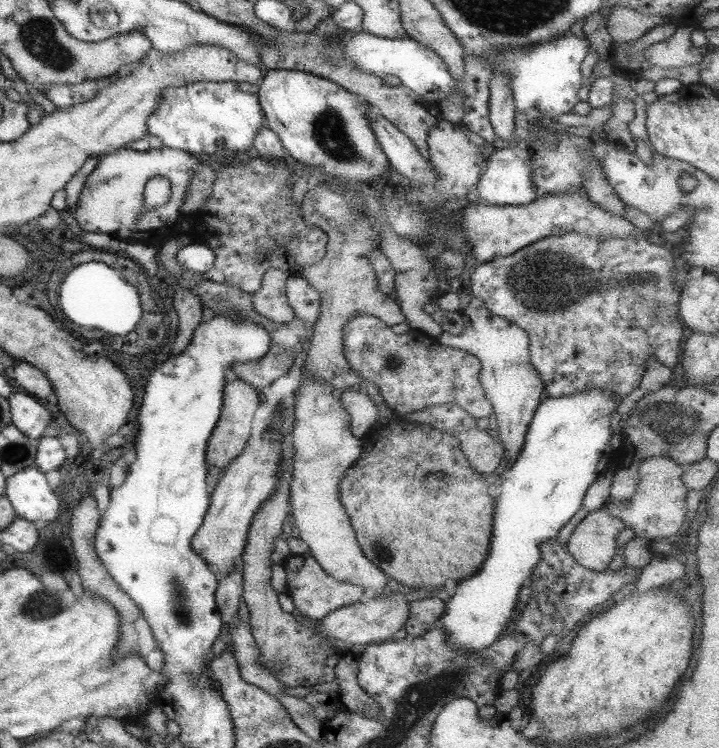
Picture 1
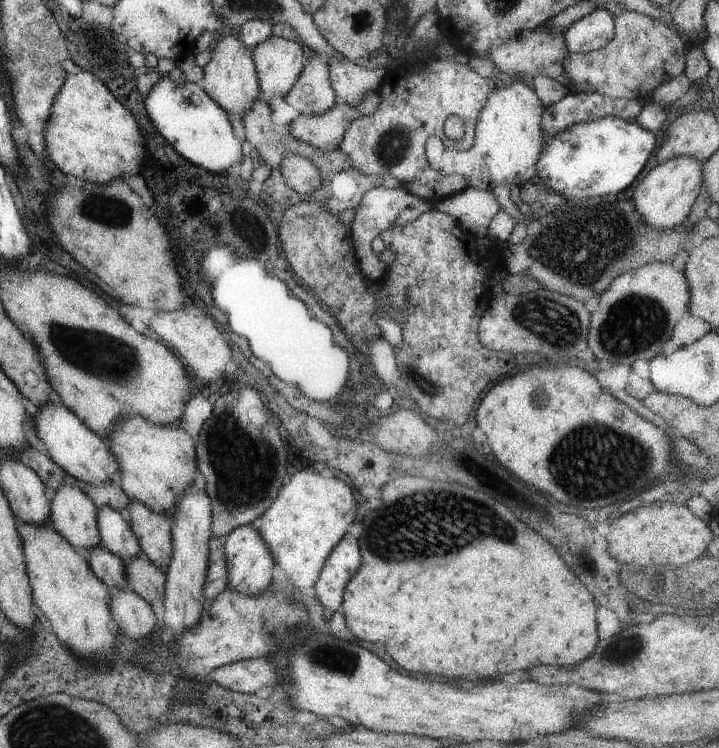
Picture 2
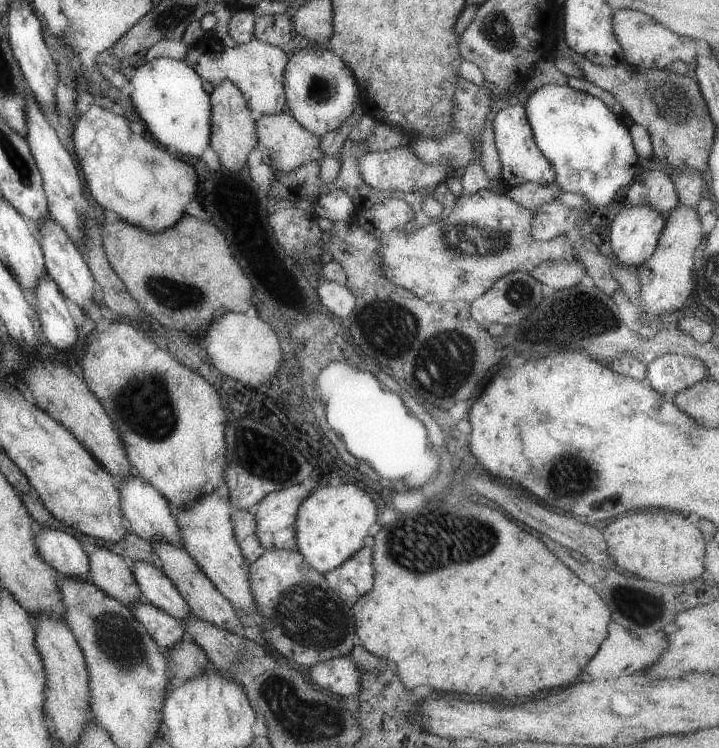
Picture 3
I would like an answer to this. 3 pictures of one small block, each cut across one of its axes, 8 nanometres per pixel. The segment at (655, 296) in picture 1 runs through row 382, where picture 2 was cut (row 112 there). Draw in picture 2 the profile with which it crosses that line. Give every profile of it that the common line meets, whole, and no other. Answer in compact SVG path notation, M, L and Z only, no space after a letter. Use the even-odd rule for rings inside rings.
M567 93L561 100L544 107L540 118L540 129L544 141L569 125L587 122L604 116L633 120L643 104L636 100L616 99L599 93Z

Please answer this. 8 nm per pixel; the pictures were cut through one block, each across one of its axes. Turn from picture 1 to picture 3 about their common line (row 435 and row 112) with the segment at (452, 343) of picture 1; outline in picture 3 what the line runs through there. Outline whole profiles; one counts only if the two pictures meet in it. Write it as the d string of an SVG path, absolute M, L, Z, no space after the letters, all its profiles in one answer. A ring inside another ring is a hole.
M523 105L503 106L503 109L498 111L492 120L492 130L501 166L501 179L506 187L513 188L529 181L545 185L554 180L555 172L535 144Z

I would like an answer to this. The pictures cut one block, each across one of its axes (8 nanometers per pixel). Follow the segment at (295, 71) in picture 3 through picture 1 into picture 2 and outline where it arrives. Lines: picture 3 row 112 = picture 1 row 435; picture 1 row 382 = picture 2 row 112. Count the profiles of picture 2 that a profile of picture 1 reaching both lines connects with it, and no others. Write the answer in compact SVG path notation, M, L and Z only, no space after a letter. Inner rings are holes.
M308 54L297 80L283 97L290 108L306 115L320 115L336 102L336 94L330 85L328 64L325 58Z

